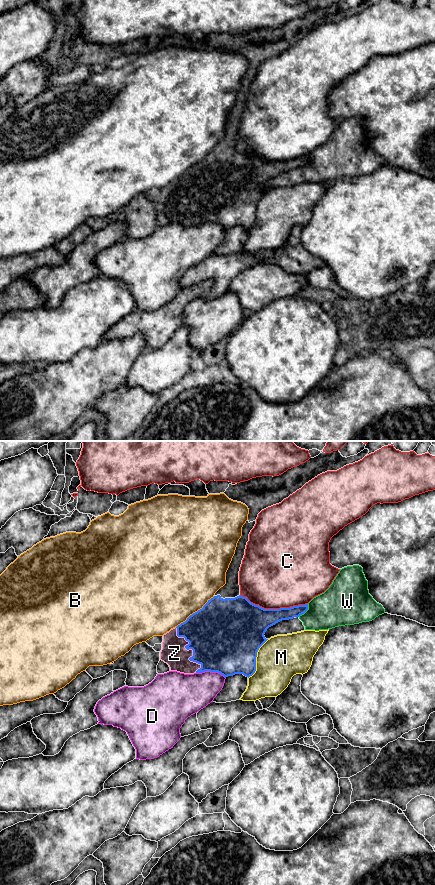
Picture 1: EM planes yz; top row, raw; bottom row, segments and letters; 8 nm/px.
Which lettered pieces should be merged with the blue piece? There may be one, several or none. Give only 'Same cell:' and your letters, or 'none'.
Same cell: Z

